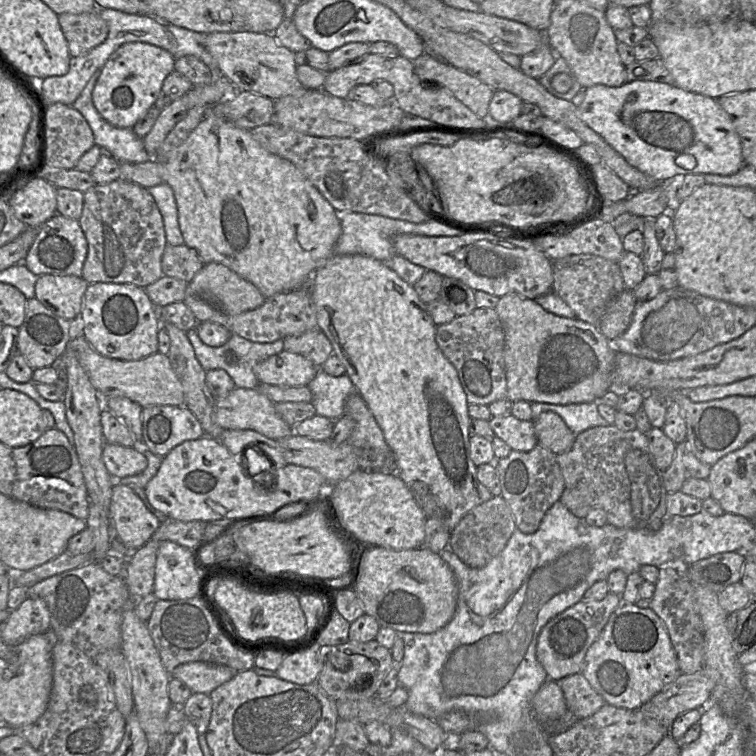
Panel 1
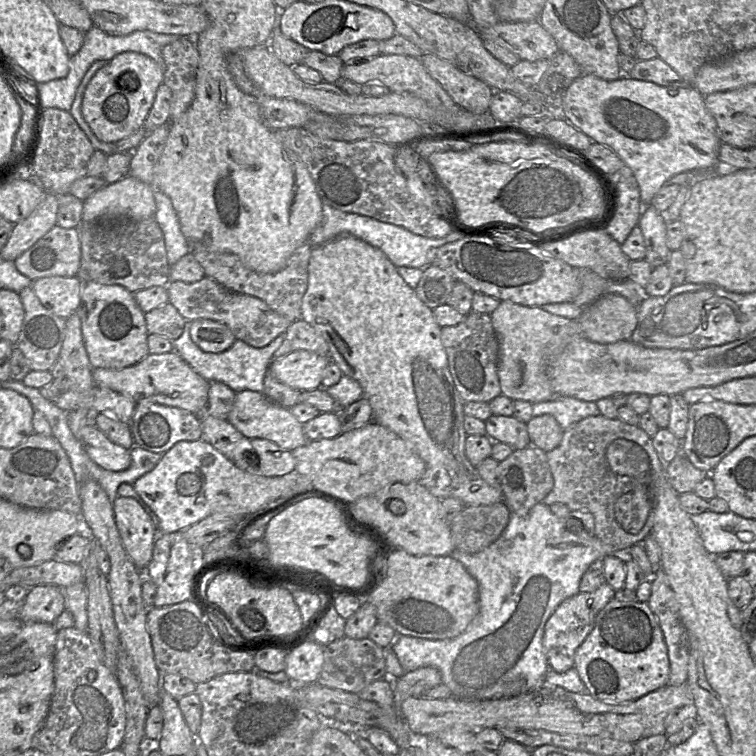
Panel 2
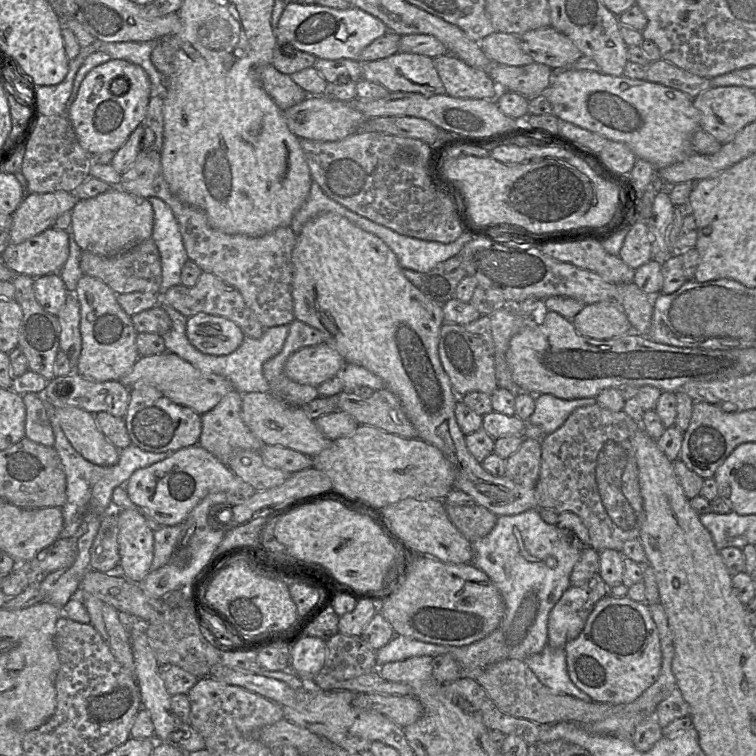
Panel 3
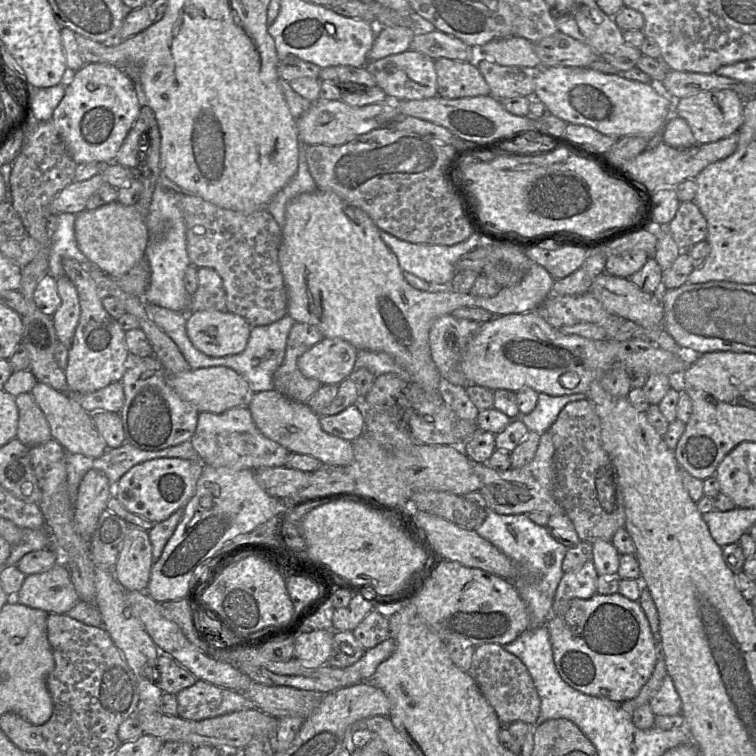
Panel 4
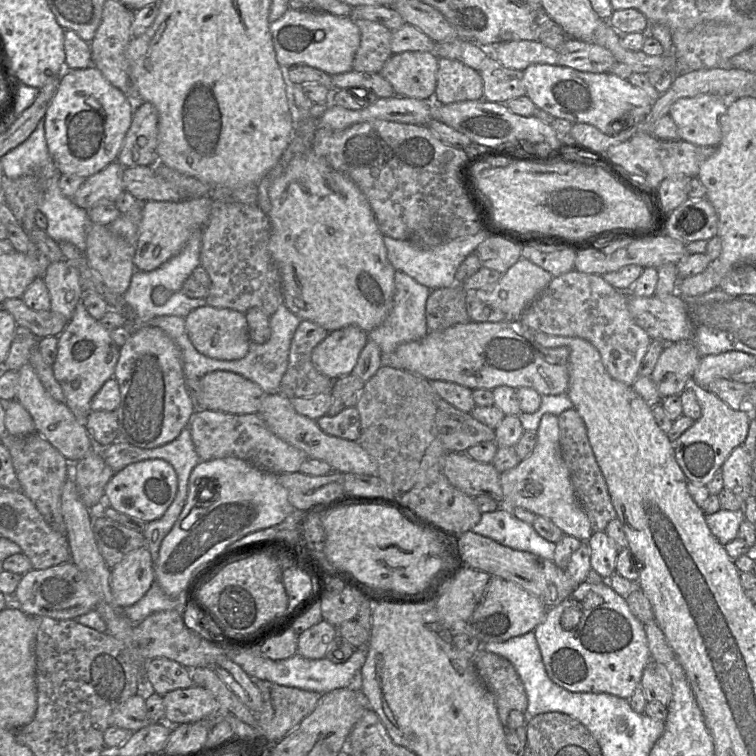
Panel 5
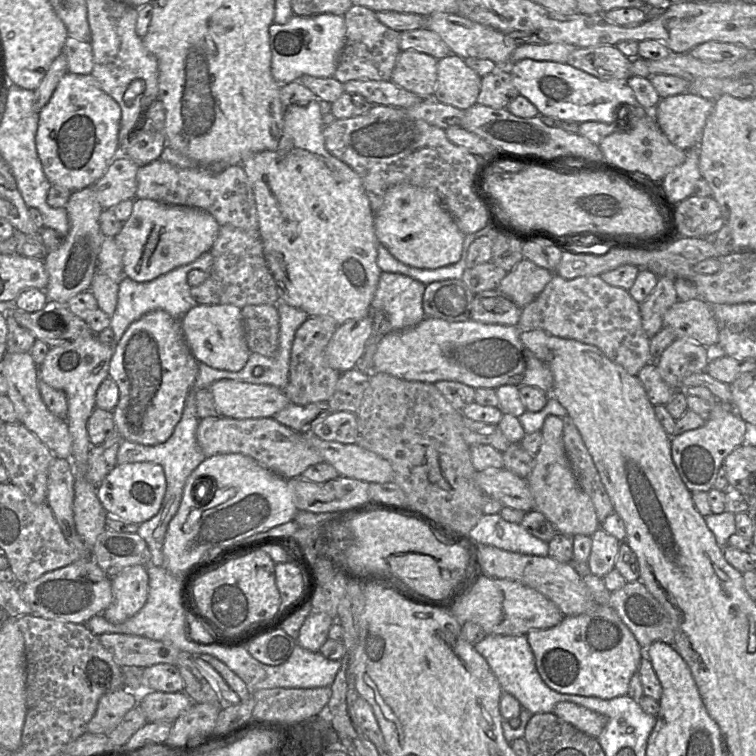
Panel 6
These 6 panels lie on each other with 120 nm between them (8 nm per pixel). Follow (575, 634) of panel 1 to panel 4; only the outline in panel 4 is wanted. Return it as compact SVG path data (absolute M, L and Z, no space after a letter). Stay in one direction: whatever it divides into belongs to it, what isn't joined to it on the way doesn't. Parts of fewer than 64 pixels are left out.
M593 561L576 571L565 572L559 583L552 606L552 615L563 615L572 599L589 599L597 593L597 573Z

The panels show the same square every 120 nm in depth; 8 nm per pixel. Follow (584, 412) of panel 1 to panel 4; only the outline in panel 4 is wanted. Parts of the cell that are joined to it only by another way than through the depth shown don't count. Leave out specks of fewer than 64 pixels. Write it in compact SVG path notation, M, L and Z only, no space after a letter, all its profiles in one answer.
M539 393L538 402L533 411L526 415L520 414L520 419L529 431L541 435L549 430L557 419L560 411L568 403L583 399L587 399L586 393L564 396L550 396L548 394Z

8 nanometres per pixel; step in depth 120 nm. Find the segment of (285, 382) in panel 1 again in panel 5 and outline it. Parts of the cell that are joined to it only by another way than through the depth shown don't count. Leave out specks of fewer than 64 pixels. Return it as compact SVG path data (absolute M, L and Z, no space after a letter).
M357 326L329 332L312 351L314 367L331 380L352 373L358 357L368 341L368 333Z

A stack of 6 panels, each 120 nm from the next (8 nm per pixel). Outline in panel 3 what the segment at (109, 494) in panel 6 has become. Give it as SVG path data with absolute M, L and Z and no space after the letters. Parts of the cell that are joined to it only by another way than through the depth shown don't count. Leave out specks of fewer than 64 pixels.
M196 444L174 452L168 458L136 470L125 484L130 500L148 511L161 526L183 523L208 494L226 492L237 498L250 498L256 490L239 478L214 455Z

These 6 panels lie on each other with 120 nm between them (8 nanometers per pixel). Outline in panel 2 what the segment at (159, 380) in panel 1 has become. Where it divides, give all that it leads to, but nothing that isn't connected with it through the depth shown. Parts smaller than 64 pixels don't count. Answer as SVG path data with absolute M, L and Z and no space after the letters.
M176 352L148 354L139 363L123 369L95 368L96 385L124 394L134 401L150 401L197 414L208 404L210 382L196 373Z

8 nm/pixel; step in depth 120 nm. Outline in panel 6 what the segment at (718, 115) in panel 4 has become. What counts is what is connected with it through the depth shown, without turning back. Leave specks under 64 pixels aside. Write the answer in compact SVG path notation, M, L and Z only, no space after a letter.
M694 92L662 98L652 110L658 127L677 148L698 147L713 101Z

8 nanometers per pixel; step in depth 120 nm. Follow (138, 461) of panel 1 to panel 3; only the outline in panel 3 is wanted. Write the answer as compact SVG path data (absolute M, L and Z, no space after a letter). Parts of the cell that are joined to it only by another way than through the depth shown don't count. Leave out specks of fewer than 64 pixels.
M81 408L56 409L60 426L73 448L87 461L112 466L119 461L119 449L99 429L95 416Z

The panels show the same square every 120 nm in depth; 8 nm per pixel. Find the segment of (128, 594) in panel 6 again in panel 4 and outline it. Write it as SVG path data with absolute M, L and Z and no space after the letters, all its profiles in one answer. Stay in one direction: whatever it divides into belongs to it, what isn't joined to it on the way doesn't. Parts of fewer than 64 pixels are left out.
M128 526L112 572L127 591L146 591L154 561L148 531Z

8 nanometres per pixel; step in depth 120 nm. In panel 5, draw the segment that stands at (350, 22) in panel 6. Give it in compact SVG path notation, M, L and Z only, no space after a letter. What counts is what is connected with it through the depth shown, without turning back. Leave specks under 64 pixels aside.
M363 19L354 20L360 29L361 41L353 60L356 72L379 73L391 51L392 31L385 26Z

